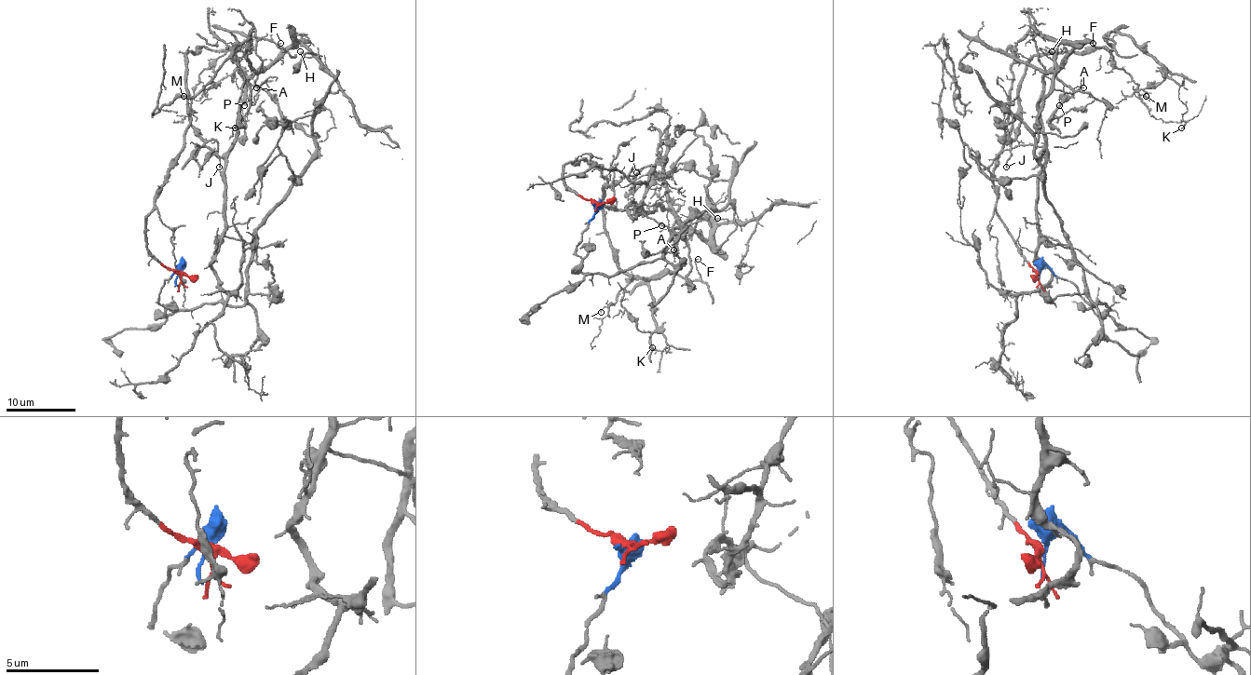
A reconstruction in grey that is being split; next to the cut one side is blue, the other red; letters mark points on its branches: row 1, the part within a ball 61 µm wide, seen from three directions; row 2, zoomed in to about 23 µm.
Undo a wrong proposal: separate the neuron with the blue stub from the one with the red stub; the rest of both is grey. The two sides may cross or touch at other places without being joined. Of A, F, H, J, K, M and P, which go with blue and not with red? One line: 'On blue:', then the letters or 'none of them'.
On blue: A, H, P

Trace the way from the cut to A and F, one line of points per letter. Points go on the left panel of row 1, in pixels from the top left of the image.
A: (179, 272), (163, 314), (242, 305), (254, 248), (224, 235), (224, 177), (258, 74), (256, 87)
F: (179, 272), (147, 248), (146, 218), (190, 123), (186, 57), (260, 37), (284, 49), (280, 43)

